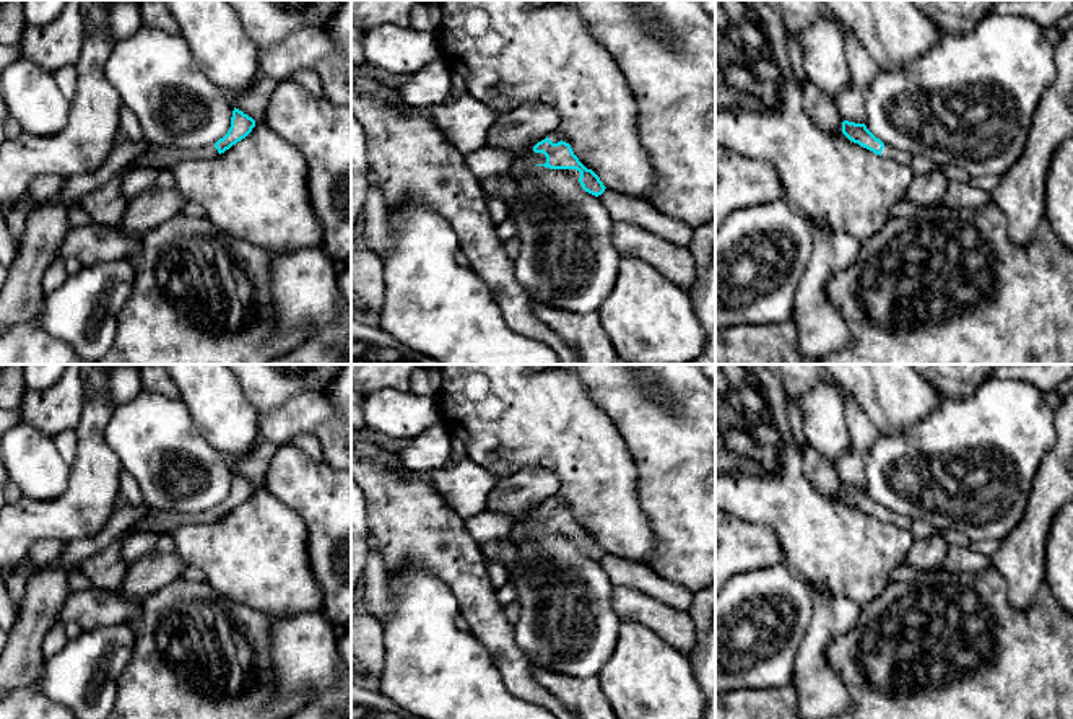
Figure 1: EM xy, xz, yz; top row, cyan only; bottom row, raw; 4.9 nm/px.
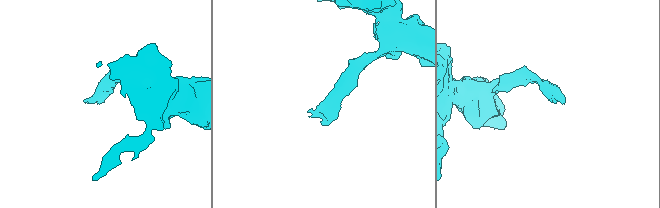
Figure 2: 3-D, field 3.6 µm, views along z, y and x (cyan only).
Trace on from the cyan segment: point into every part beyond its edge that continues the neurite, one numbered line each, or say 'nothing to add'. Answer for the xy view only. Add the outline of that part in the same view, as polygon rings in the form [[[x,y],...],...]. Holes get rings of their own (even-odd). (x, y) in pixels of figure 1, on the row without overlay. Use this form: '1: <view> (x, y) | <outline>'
1: xy (163, 522) | [[[150,508],[148,514],[133,527],[137,530],[151,530],[158,535],[171,535],[176,529],[193,524],[211,524],[218,521],[215,508],[205,512],[174,512]]]

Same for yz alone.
1: yz (888, 516) | [[[884,508],[884,512],[883,512],[883,516],[881,516],[881,521],[883,521],[883,522],[891,522],[891,524],[901,527],[901,529],[909,529],[910,524],[912,524],[912,519],[910,519],[910,517],[894,514],[893,511],[889,511],[889,509],[886,509],[886,508]]]

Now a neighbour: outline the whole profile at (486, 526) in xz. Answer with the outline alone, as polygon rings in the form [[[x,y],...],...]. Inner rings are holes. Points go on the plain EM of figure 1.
[[[483,511],[470,519],[465,519],[465,527],[468,530],[468,534],[478,542],[478,543],[484,543],[499,537],[509,537],[510,532],[520,524],[523,522],[530,514],[533,514],[533,511],[530,511],[525,517],[509,517],[509,516],[502,516],[497,512],[491,512],[491,511]]]

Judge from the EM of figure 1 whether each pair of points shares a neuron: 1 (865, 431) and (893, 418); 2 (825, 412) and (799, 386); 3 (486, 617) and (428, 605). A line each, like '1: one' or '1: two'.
1: two
2: two
3: two

